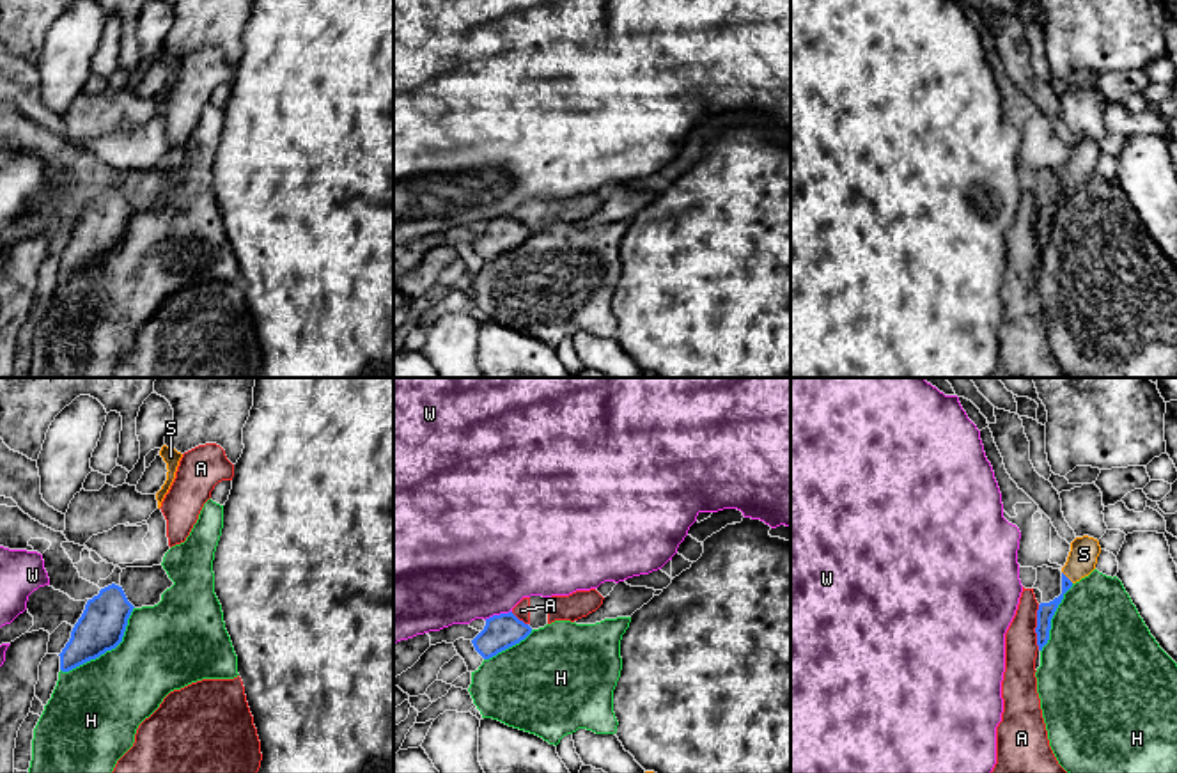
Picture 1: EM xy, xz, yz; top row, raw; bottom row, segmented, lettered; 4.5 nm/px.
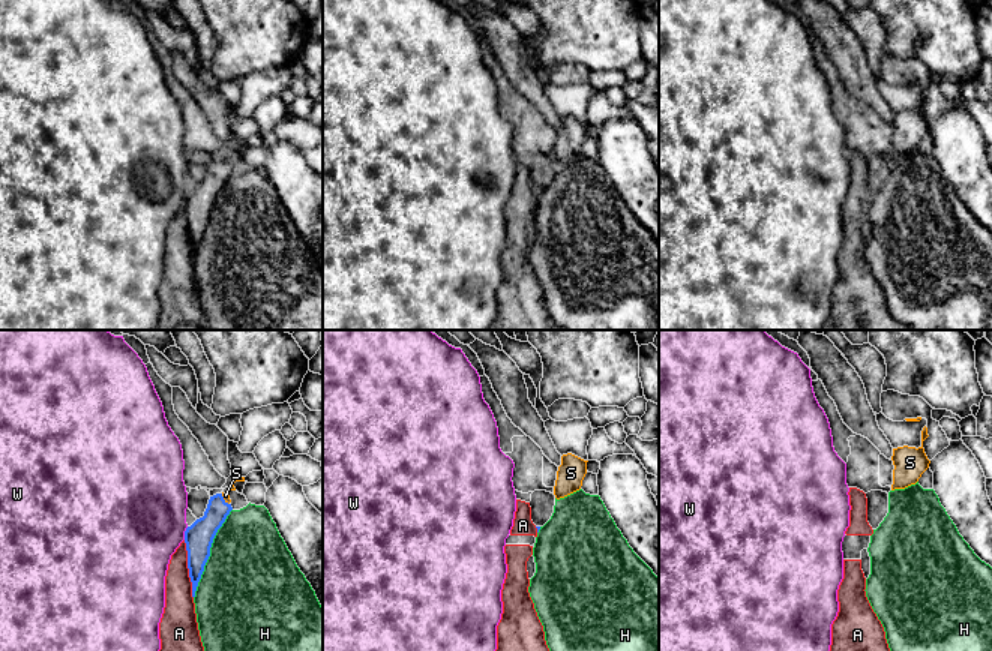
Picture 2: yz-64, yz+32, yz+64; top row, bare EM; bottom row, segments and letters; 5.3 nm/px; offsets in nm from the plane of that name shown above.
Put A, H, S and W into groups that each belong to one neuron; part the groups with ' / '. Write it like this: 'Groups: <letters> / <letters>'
Groups: A / H / S / W

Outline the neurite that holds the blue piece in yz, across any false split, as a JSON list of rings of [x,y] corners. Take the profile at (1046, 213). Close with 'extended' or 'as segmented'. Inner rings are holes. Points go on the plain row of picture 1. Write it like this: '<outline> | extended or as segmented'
[[[1088,138],[1076,140],[1071,145],[1071,154],[1065,168],[1062,170],[1062,197],[1049,206],[1041,206],[1037,213],[1037,248],[1039,254],[1049,243],[1051,222],[1064,202],[1064,197],[1081,181],[1088,179],[1097,167],[1101,156],[1099,144]]] | extended

